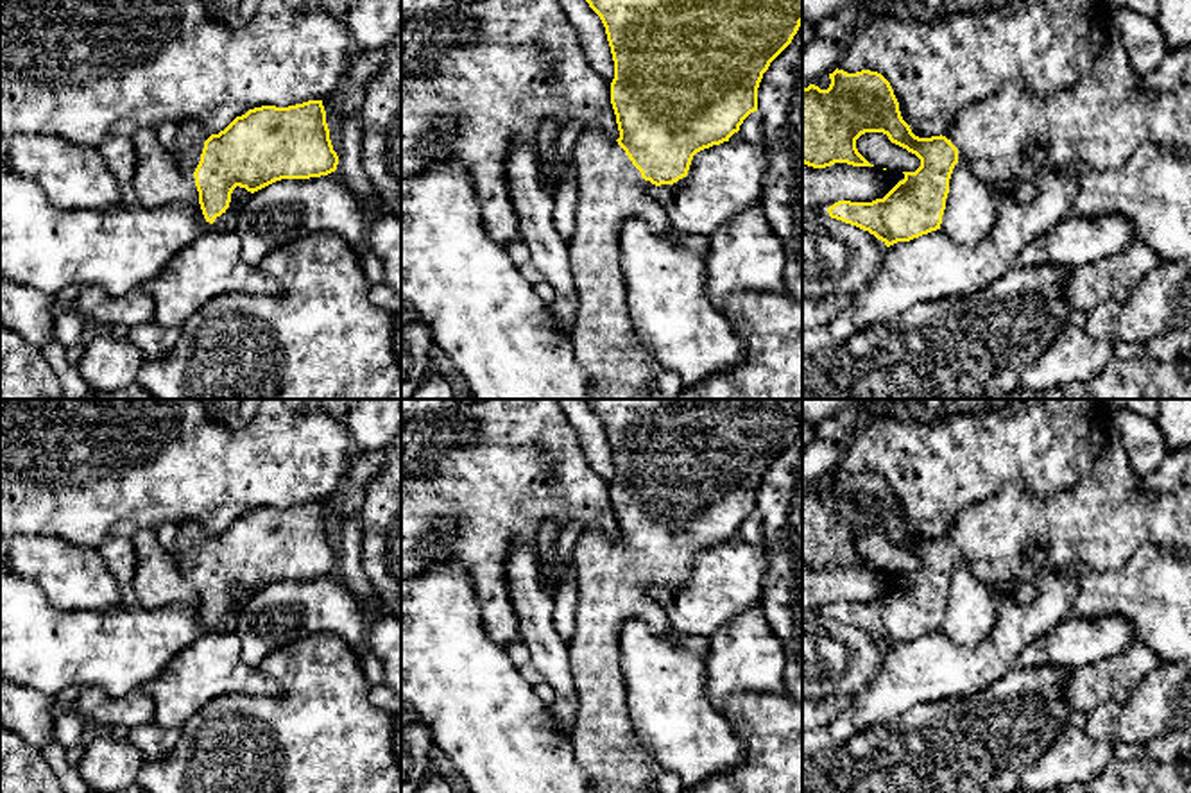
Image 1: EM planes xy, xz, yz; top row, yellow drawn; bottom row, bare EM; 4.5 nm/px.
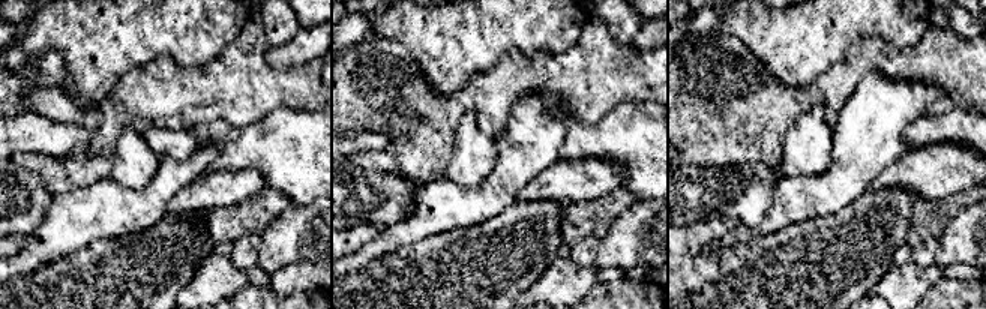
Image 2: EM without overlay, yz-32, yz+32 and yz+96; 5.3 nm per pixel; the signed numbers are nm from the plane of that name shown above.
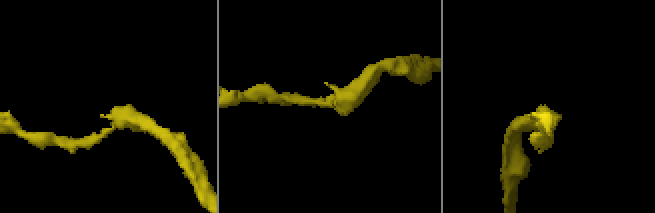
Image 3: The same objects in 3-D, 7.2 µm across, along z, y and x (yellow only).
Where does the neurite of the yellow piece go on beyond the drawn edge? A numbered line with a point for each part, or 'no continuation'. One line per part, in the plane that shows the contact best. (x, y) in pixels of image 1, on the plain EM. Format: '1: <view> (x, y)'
1: xy (190, 536)

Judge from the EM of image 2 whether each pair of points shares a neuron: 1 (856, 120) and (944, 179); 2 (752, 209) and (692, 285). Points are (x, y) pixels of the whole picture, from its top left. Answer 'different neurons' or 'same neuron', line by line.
1: different neurons
2: different neurons

